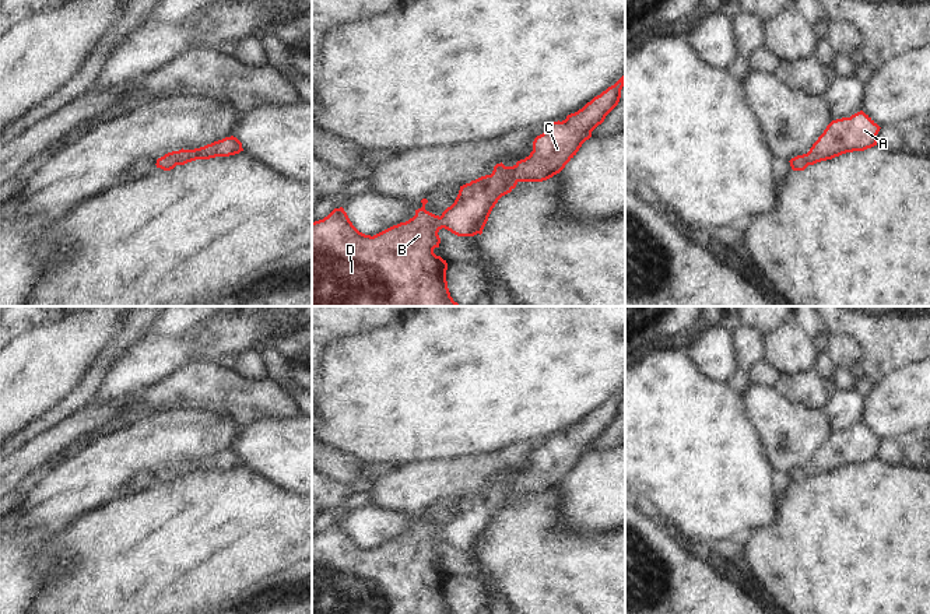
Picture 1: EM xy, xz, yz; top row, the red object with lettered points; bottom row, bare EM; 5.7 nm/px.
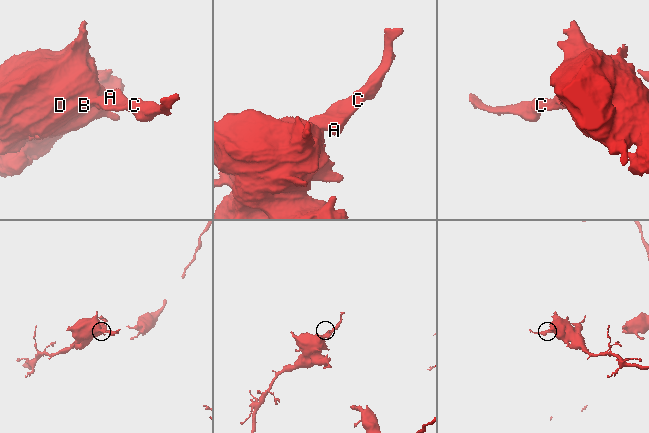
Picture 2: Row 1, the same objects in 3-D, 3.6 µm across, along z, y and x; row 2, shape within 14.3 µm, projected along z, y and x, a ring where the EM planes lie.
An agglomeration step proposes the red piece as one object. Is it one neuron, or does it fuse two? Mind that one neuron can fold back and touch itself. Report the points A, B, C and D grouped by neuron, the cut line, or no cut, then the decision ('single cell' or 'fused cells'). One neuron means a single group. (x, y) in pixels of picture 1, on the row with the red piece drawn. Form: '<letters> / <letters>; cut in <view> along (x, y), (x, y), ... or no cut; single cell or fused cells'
A B C D; no cut; single cell

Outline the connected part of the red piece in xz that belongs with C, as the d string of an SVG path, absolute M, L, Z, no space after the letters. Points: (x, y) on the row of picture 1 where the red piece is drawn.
M625 74L582 109L568 115L565 120L552 122L543 134L534 138L533 151L524 159L517 161L513 166L496 164L491 175L460 186L455 203L441 217L427 211L428 200L422 199L422 207L415 210L413 218L373 236L359 232L343 207L334 208L323 220L312 222L312 306L462 306L450 297L446 281L446 260L434 253L434 249L439 248L441 243L438 232L445 228L457 236L481 235L498 200L510 193L519 182L543 182L559 173L582 144L592 137L592 131L618 105L624 81Z

